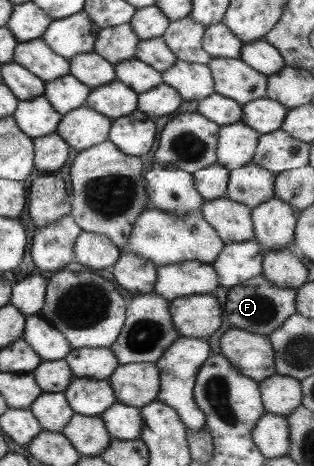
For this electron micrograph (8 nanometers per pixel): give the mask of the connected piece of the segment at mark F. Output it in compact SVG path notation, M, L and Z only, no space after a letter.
M261 274L230 287L225 302L223 312L230 321L230 326L259 335L269 335L296 313L294 308L295 290L276 287L264 279Z

